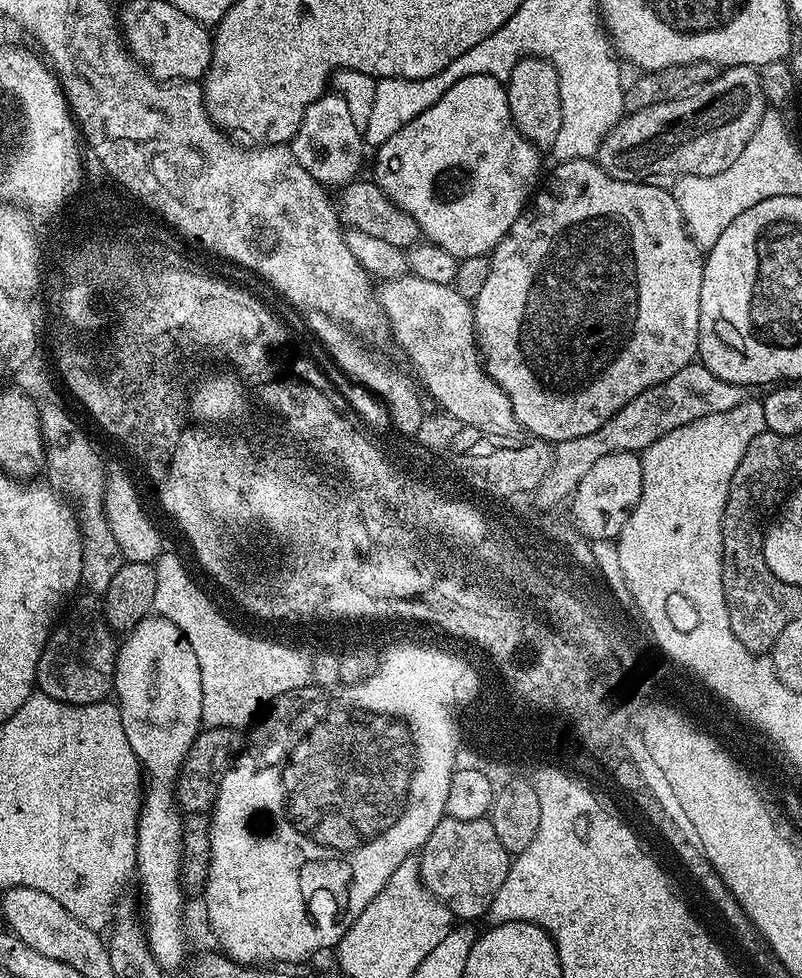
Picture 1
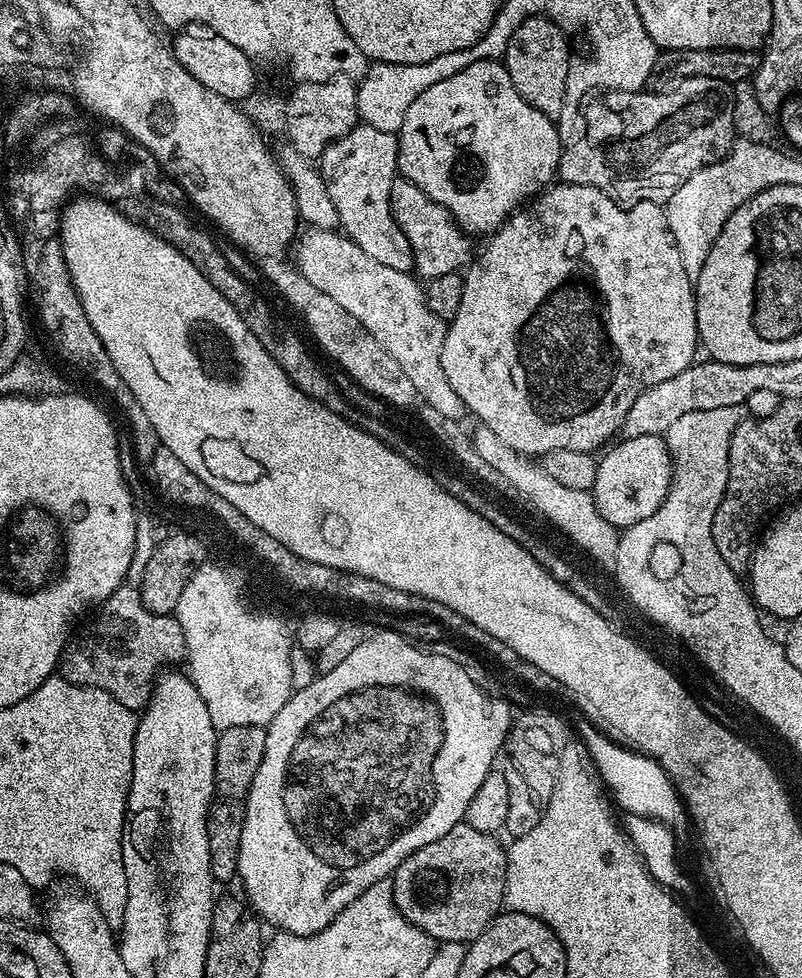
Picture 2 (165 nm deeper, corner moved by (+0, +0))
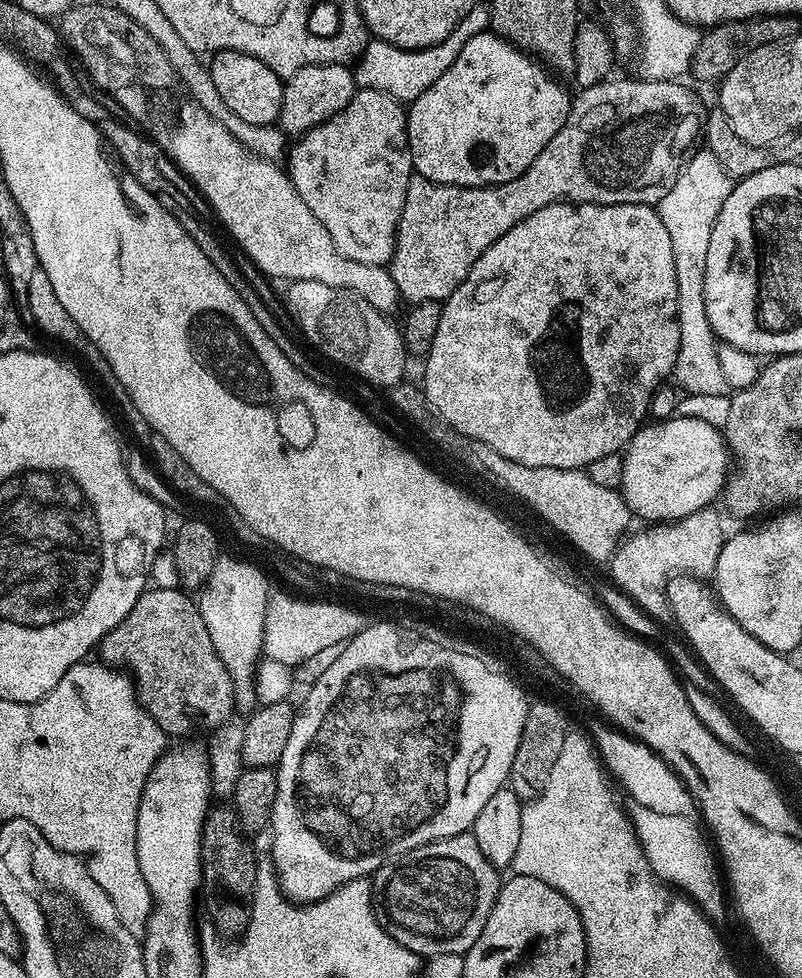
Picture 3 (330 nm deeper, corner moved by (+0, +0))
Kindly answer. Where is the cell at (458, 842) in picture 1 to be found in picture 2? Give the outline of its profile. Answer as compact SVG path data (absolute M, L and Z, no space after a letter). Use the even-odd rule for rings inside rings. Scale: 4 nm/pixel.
M461 822L442 834L442 838L414 850L414 854L407 856L390 877L398 910L411 924L418 926L418 930L430 934L437 942L467 945L477 940L501 911L510 883L508 853L505 845L500 845L496 839L493 833L474 830L474 826Z

